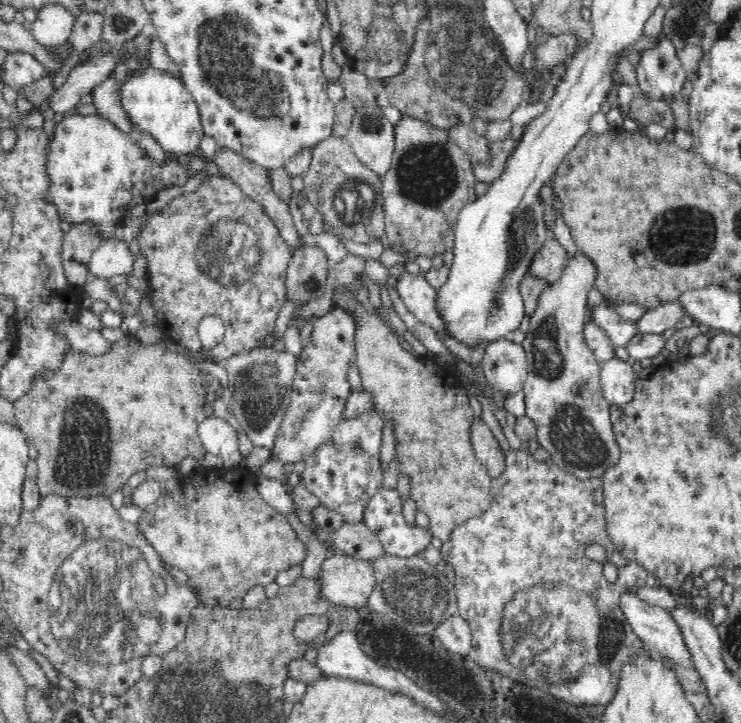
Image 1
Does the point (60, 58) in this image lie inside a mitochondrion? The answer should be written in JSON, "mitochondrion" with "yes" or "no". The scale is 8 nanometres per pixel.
{"mitochondrion":"no"}

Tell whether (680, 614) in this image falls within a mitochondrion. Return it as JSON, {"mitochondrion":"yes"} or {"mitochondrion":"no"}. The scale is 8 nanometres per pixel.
{"mitochondrion":"no"}

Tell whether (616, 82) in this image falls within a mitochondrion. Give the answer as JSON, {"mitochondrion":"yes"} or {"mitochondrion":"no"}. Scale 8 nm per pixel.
{"mitochondrion":"no"}

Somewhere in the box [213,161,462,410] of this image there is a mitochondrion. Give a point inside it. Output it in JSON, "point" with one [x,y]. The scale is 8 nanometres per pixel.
{"point":[357,196]}

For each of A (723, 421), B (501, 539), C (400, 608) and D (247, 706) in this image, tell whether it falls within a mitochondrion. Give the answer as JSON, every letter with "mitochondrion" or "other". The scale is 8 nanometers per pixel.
{"A":"mitochondrion","B":"other","C":"mitochondrion","D":"mitochondrion"}

